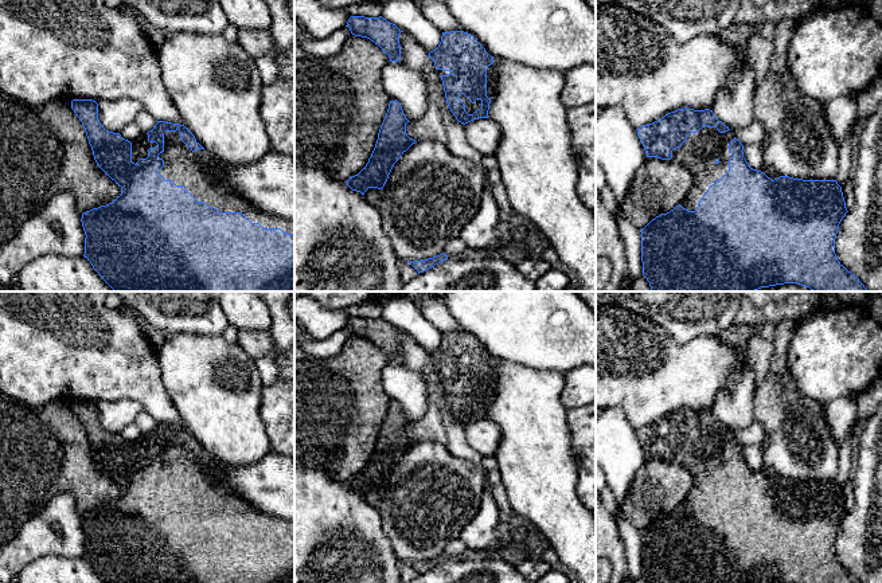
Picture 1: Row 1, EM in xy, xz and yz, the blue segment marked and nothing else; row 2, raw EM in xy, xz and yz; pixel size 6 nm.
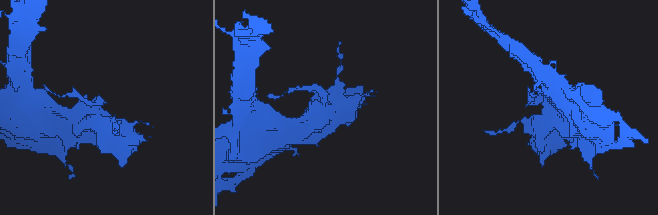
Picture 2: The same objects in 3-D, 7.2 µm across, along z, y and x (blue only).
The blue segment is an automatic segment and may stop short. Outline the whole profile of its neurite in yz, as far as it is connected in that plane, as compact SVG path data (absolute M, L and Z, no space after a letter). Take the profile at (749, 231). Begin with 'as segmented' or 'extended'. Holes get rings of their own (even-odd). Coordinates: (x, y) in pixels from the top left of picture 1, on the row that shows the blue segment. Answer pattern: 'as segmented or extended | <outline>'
extended | M678 109L659 118L657 121L636 129L644 146L647 157L672 160L692 175L692 188L686 199L667 214L660 214L641 228L641 262L643 275L651 286L651 292L756 292L784 283L797 283L809 287L812 292L869 292L865 285L848 271L836 258L835 239L842 219L848 212L843 197L842 187L836 180L803 180L789 176L780 176L774 180L764 172L753 169L744 157L744 145L735 138L733 130L719 121L713 110Z

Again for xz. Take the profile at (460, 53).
extended | M464 31L442 32L438 47L429 52L437 70L448 74L440 77L442 81L448 107L461 124L473 120L488 118L491 98L495 94L495 66L496 62L477 39Z

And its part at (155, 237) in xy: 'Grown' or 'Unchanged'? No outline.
Grown

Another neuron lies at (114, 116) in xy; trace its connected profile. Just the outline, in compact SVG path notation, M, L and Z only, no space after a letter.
M121 98L116 101L99 101L98 120L101 125L113 133L120 133L126 125L136 121L143 105L134 99Z

